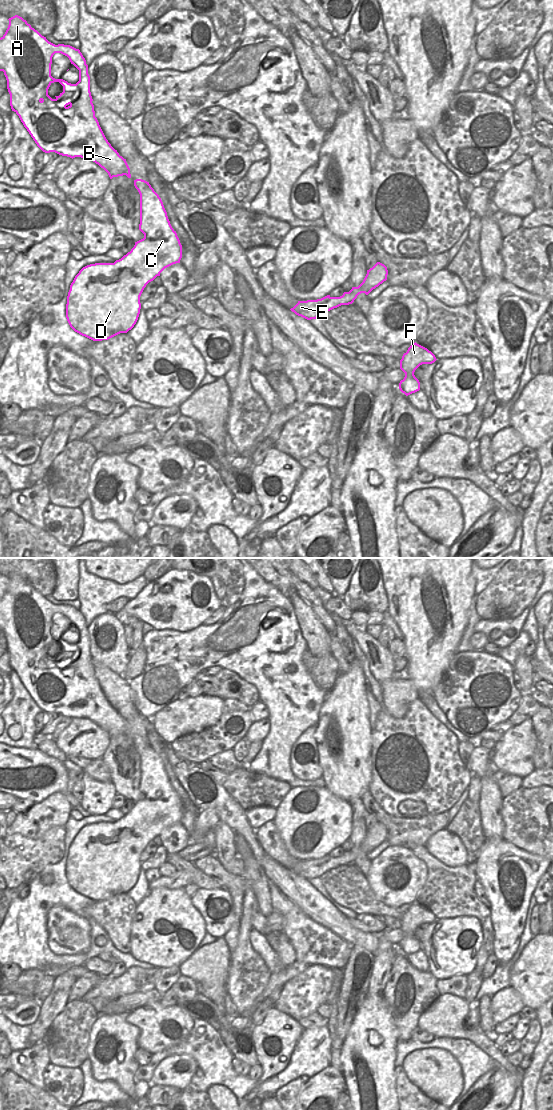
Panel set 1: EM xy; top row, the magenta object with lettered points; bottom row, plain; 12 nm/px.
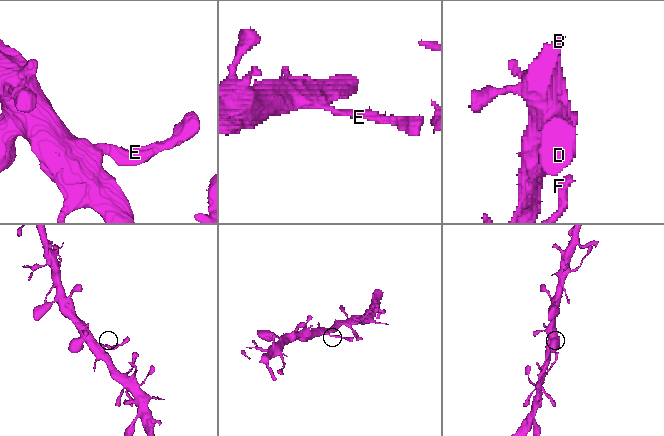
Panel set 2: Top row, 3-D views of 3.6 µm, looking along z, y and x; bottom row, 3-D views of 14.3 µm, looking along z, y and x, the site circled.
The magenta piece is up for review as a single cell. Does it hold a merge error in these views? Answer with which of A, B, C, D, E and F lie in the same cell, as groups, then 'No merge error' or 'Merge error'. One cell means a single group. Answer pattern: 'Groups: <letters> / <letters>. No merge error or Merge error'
Groups: A B C D E F. No merge error.

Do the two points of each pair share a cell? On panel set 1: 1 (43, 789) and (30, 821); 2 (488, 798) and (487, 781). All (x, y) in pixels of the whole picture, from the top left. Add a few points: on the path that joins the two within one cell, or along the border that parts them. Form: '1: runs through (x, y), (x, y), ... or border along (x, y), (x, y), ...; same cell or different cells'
1: border along (59, 791), (55, 791), (35, 803); different cells
2: runs through (488, 794), (488, 785); same cell

